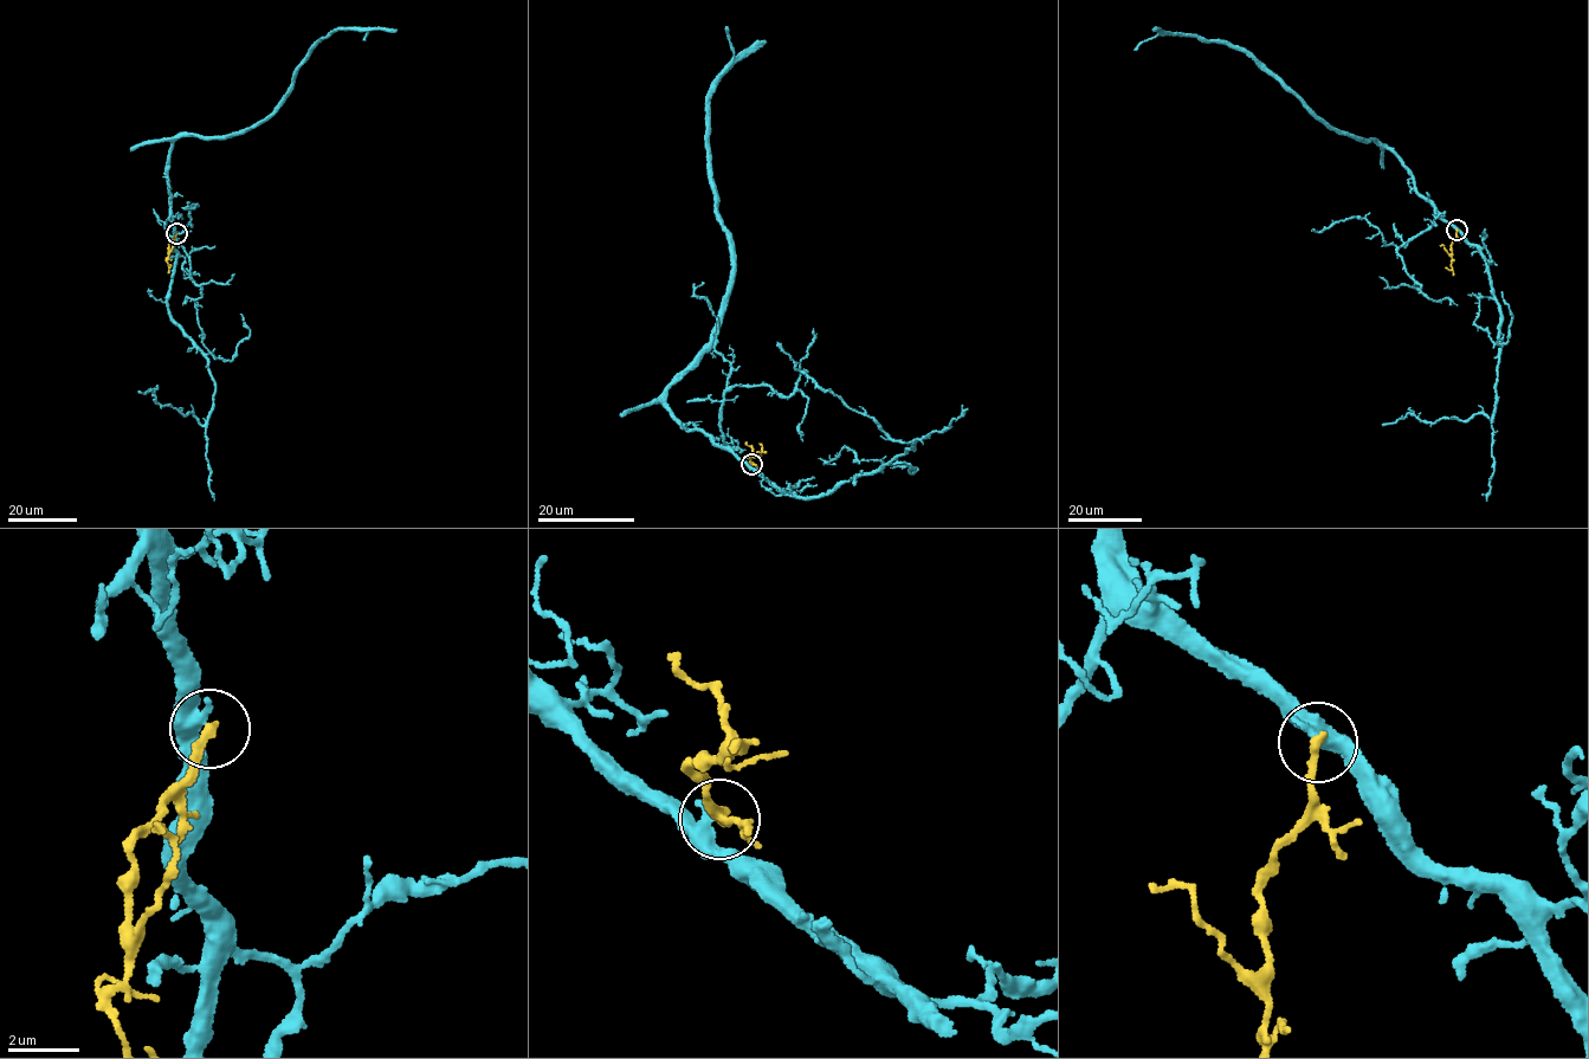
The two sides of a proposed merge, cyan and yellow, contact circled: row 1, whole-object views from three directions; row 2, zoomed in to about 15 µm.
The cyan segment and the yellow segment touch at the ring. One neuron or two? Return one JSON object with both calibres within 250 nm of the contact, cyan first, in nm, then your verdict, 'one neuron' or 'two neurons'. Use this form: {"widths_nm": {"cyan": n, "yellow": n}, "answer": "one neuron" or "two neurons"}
{"widths_nm": {"cyan": 440, "yellow": 280}, "answer": "two neurons"}

